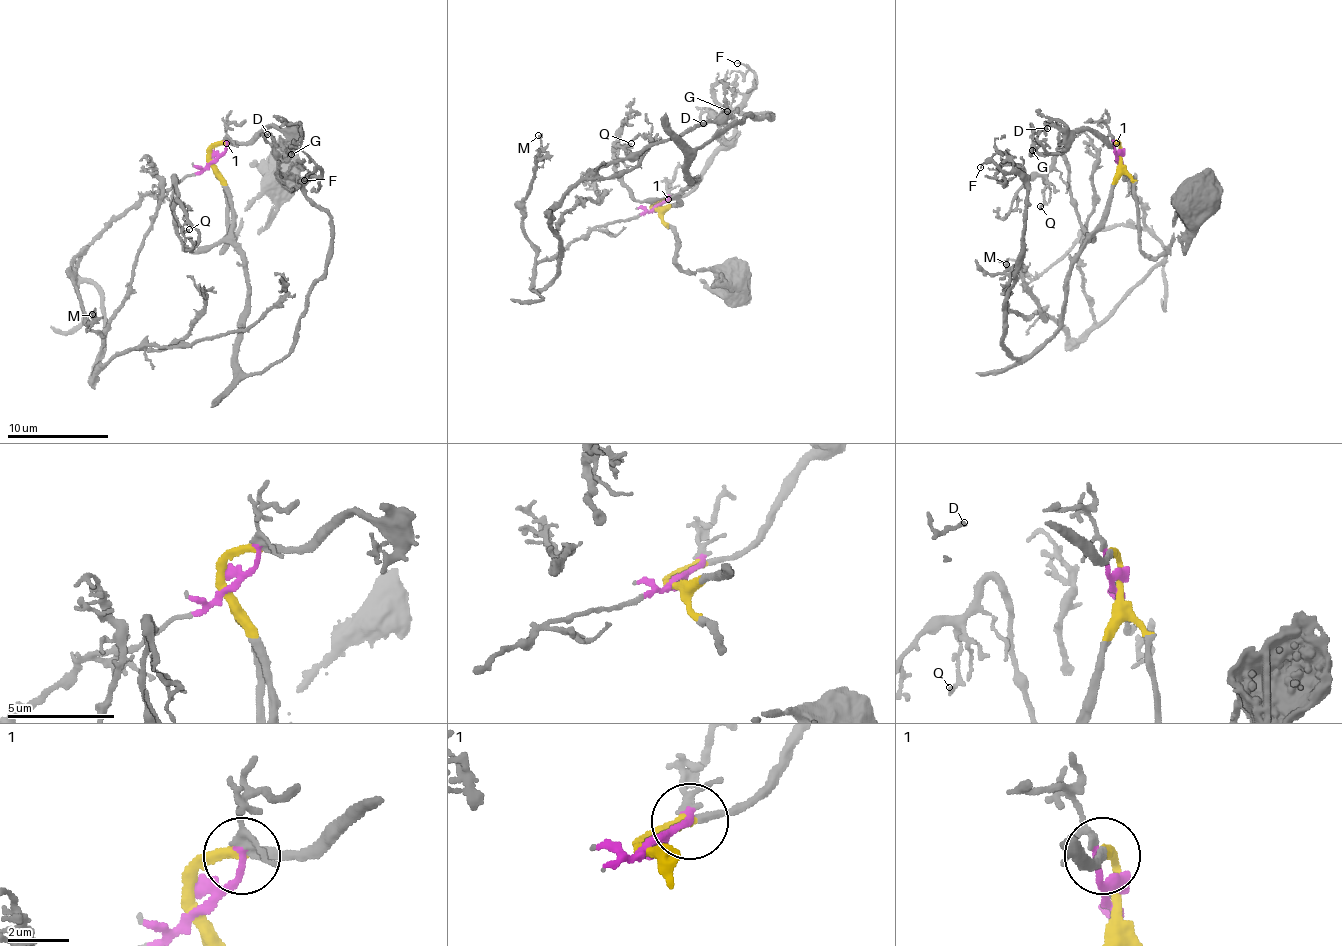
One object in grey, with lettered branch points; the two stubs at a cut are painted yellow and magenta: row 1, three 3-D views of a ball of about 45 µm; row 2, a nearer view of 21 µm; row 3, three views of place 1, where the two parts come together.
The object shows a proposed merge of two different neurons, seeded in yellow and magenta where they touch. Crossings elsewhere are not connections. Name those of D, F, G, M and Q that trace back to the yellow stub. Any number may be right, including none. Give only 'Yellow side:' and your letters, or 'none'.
Yellow side: D, F, G, Q

